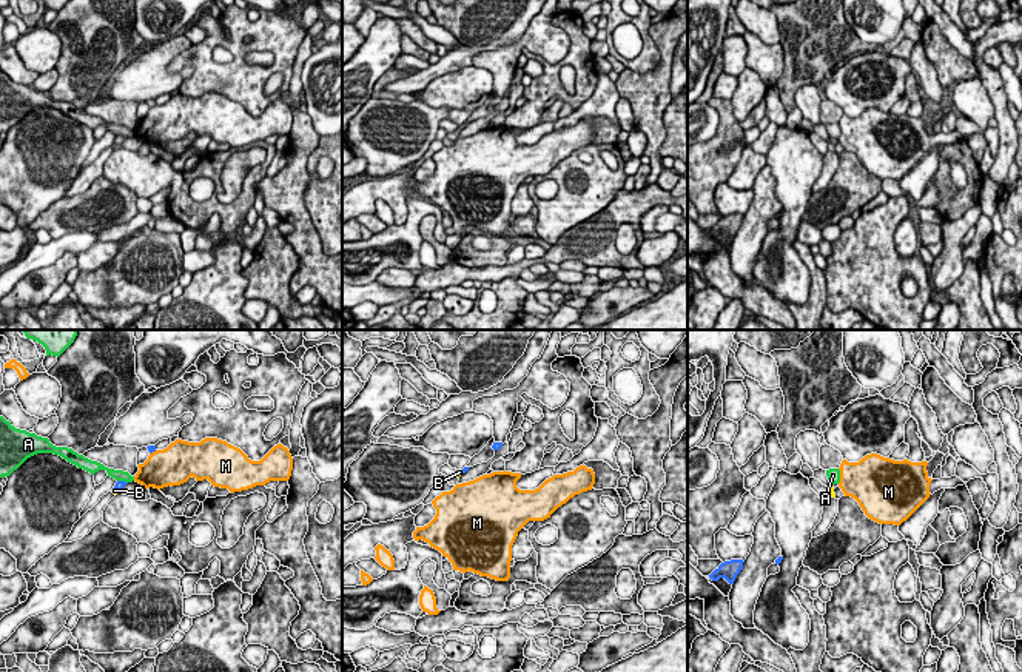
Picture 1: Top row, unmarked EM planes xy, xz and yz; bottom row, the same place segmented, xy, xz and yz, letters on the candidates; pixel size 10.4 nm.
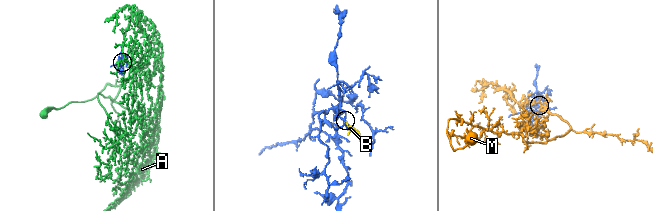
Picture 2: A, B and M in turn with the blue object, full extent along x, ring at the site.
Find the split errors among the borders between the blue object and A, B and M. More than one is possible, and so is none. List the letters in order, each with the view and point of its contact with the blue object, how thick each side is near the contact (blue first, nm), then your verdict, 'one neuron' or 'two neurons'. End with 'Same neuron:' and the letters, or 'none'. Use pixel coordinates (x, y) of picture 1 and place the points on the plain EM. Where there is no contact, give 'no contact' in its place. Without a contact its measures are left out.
A: xy (122, 136) | 90/130 nm | two neurons
B: xy (117, 144) | 90/50 nm | one neuron
M: xy (153, 105) | 70/400 nm | two neurons
Same neuron: B

